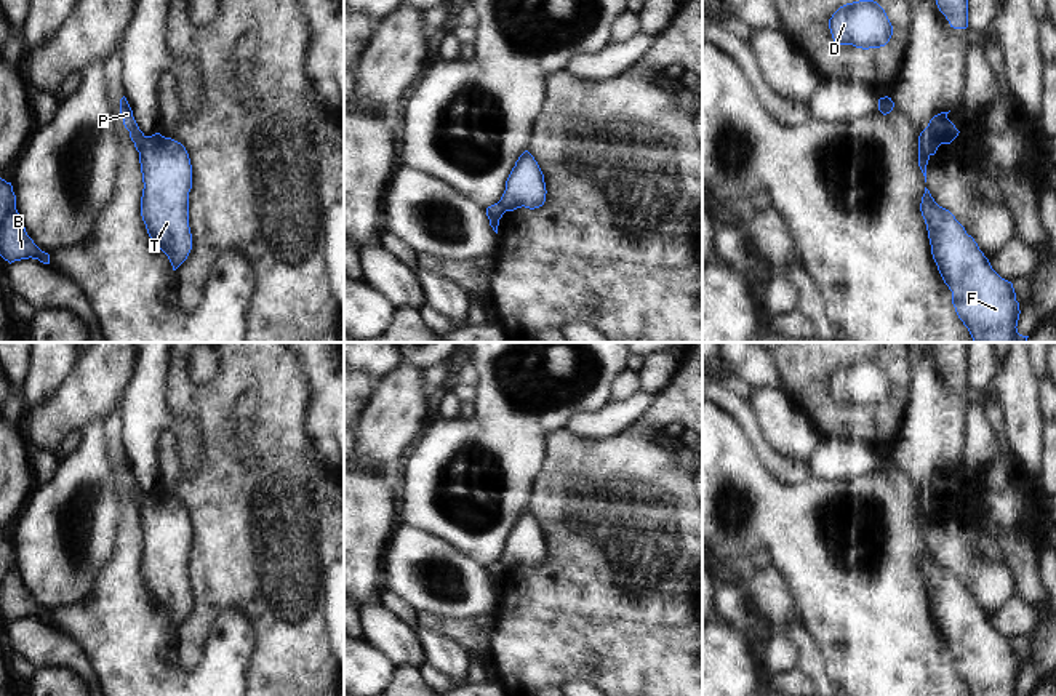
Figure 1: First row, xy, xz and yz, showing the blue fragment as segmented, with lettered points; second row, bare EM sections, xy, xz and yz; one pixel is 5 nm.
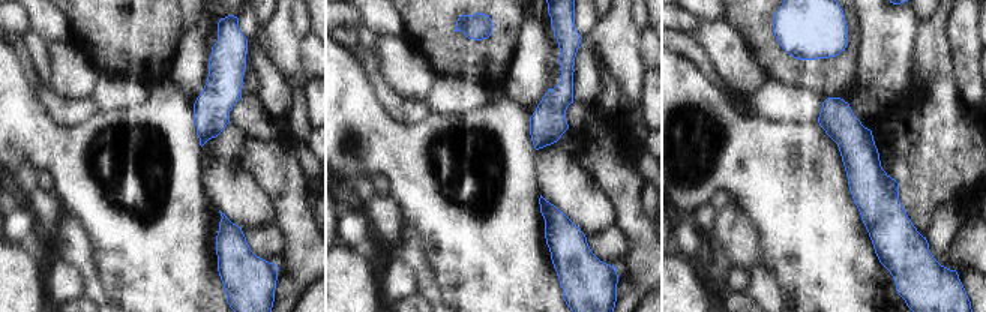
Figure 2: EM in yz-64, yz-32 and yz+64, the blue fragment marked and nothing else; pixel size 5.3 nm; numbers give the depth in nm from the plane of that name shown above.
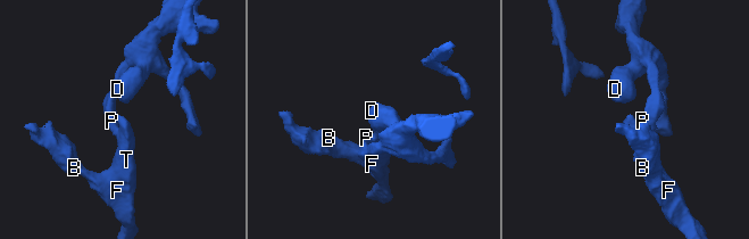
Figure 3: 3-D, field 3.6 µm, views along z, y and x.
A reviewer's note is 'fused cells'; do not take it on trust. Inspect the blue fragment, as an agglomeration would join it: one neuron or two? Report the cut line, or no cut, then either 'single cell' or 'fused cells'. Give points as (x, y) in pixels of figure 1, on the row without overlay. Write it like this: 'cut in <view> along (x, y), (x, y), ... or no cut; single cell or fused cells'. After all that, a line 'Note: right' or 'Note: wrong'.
cut in yz along (919, 495), (919, 503), (928, 514); fused cells
Note: right

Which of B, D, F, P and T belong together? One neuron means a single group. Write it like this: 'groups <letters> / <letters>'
groups B F T / D P

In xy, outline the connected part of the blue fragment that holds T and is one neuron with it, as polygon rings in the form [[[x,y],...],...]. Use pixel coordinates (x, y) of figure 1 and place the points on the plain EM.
[[[160,491],[146,494],[139,510],[142,531],[141,574],[152,602],[162,608],[176,629],[192,608],[192,592],[189,586],[189,550],[192,547],[192,523],[186,506]]]

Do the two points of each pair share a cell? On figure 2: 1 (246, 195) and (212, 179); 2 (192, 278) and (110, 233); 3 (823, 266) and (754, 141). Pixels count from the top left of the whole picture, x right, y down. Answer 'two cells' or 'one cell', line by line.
1: one cell
2: one cell
3: one cell

